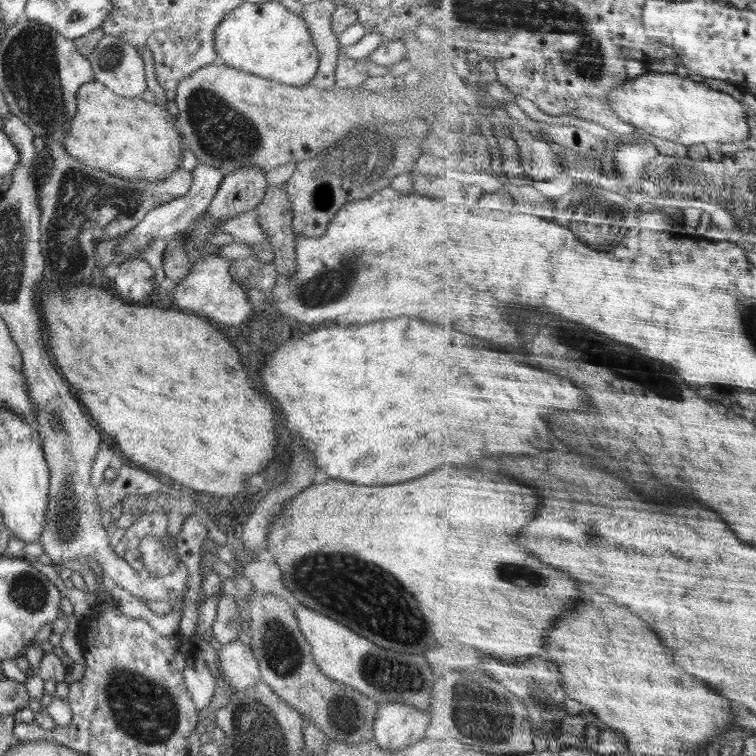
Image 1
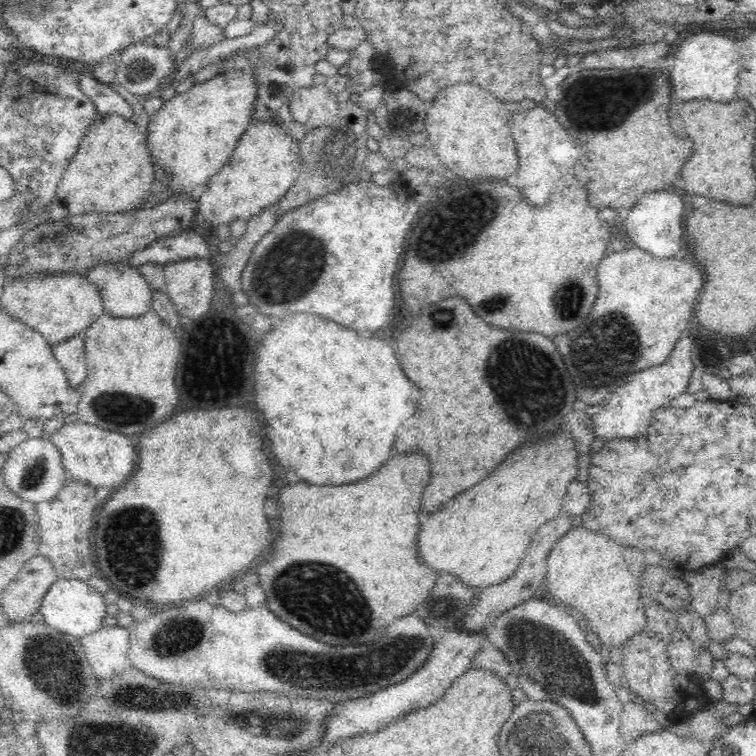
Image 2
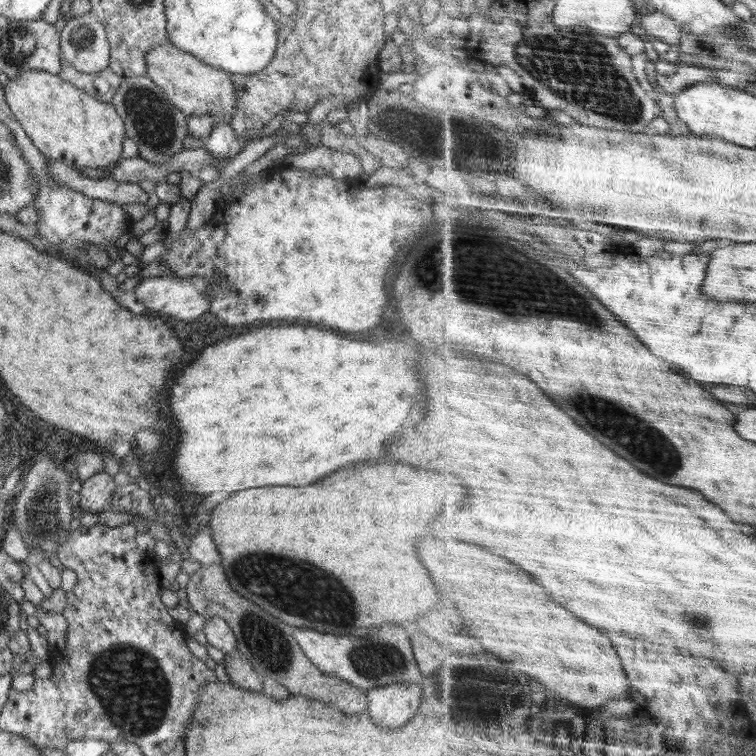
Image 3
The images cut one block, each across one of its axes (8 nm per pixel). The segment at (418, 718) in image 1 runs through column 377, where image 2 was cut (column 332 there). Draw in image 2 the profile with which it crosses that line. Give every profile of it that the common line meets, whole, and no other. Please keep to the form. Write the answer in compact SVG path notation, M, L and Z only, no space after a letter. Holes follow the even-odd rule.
M448 628L446 633L436 641L434 650L431 651L430 657L426 660L426 663L422 665L414 675L411 675L399 684L377 690L364 697L344 701L342 704L336 704L333 714L329 717L329 720L326 721L326 734L324 734L324 738L322 738L322 745L324 745L324 740L326 740L326 744L331 745L332 742L336 742L336 740L340 740L340 738L352 738L352 736L362 734L362 732L376 732L376 730L384 728L388 722L400 718L402 714L405 716L410 712L414 712L414 710L418 710L418 708L424 709L431 706L433 702L442 698L442 695L446 690L452 687L452 684L462 674L465 674L471 669L474 656L482 647L486 646L486 644L488 644L488 641L486 640L485 630L481 633L470 633L470 631L460 631L460 629Z

